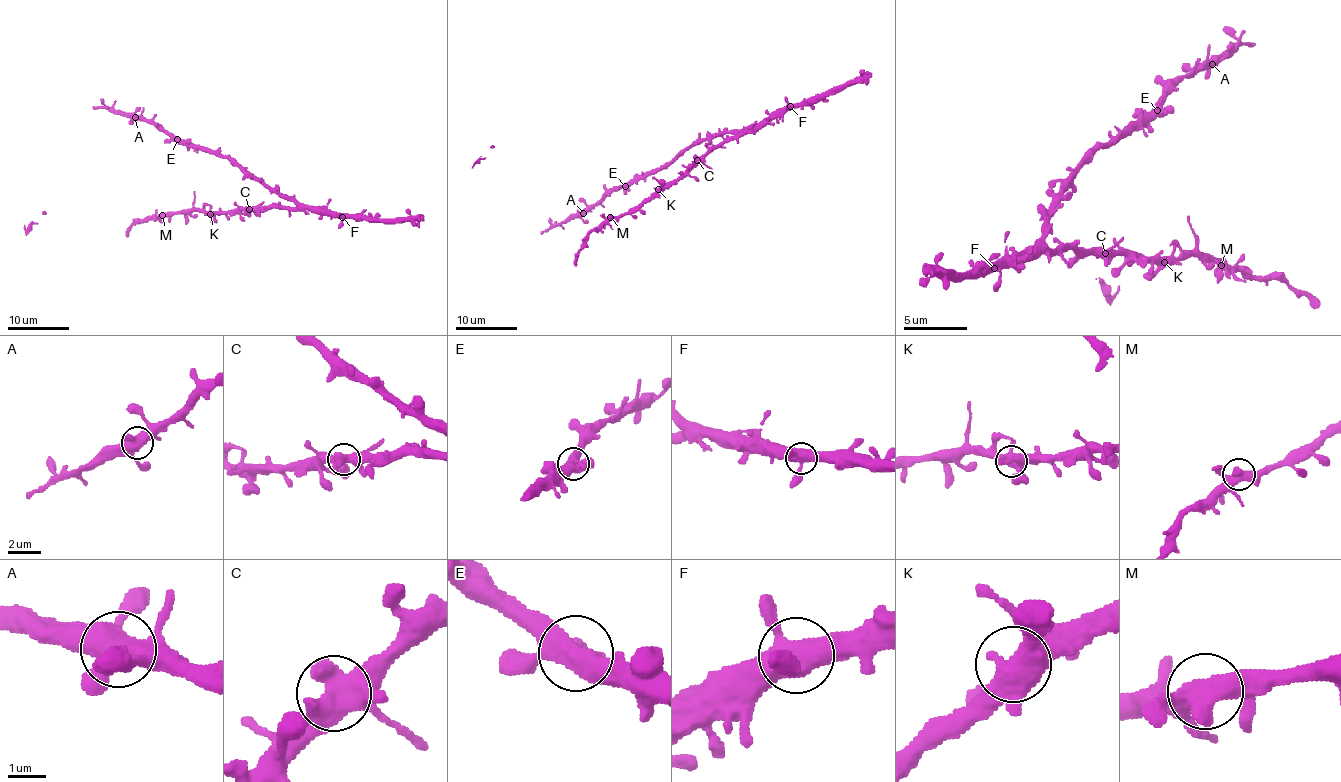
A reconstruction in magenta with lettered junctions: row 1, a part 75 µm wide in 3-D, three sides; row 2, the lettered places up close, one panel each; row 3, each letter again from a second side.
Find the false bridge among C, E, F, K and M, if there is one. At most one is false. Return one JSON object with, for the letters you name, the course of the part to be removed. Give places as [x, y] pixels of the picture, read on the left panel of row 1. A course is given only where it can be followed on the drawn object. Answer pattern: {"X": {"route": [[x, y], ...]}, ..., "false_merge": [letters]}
{"false_merge": []}

